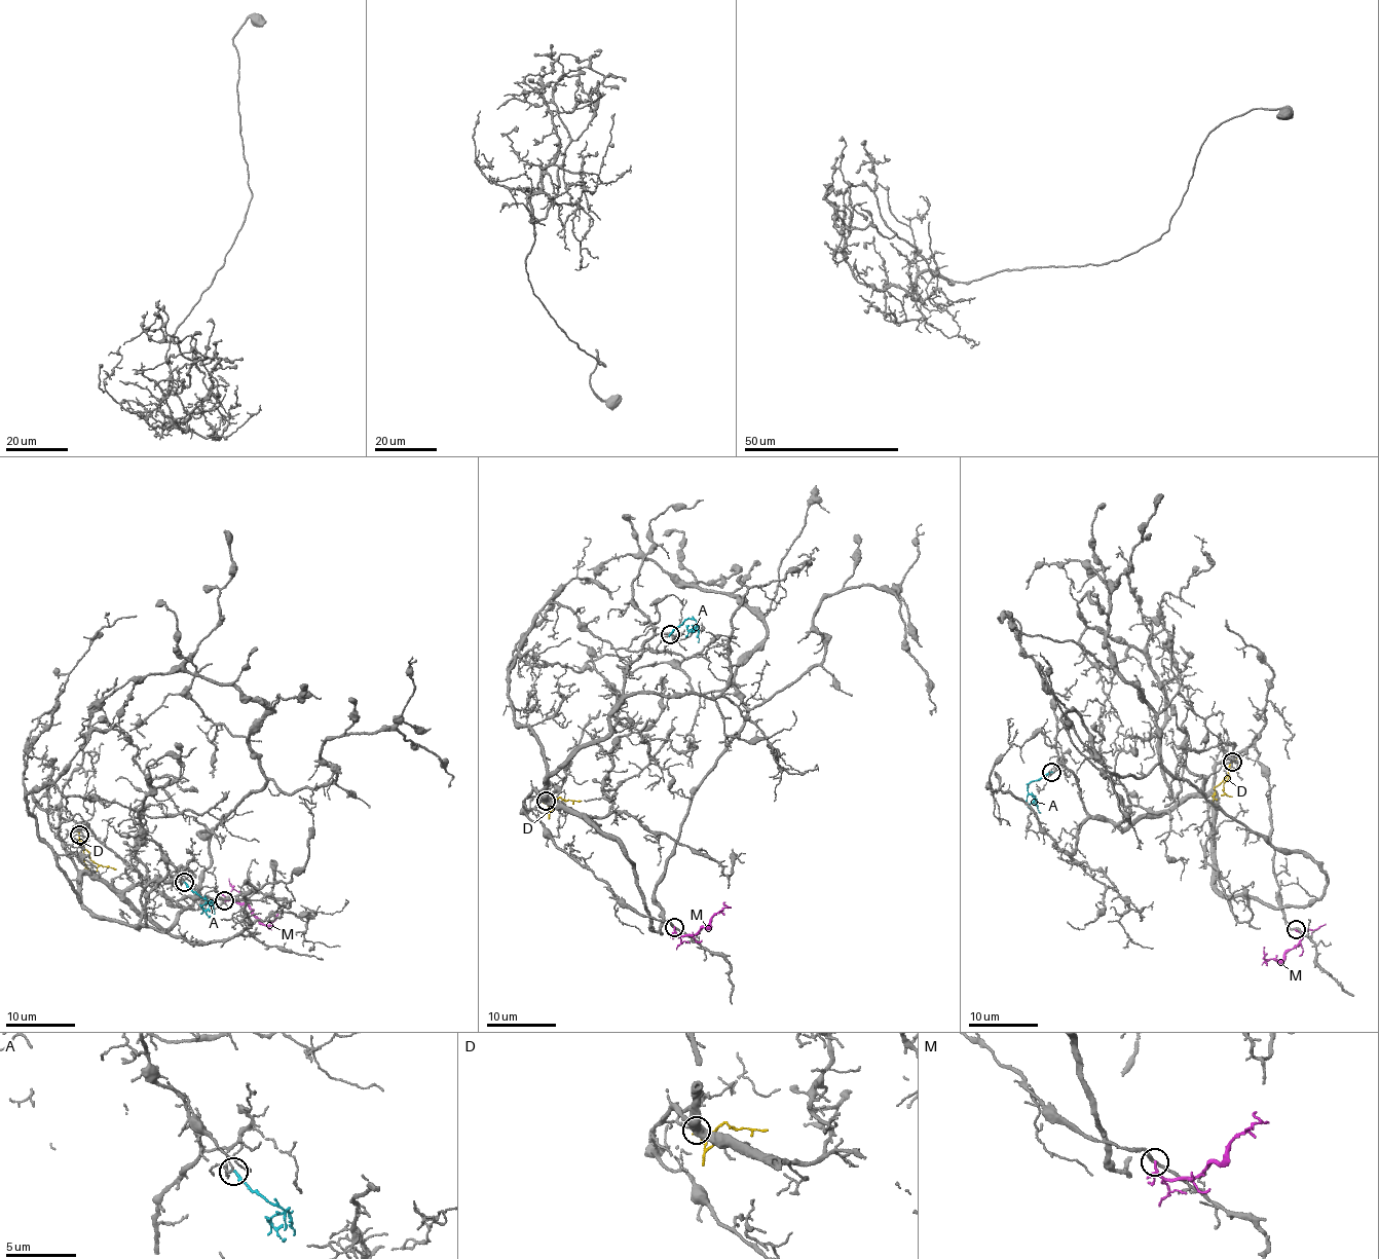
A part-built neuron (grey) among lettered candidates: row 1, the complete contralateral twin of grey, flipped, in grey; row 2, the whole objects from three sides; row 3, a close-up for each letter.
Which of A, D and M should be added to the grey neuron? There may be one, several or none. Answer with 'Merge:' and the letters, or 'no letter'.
Merge: no letter

